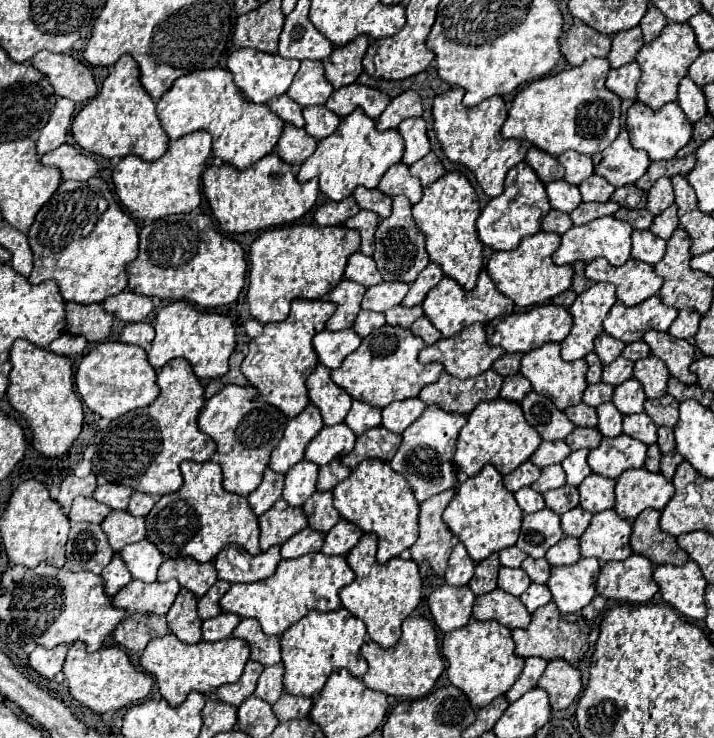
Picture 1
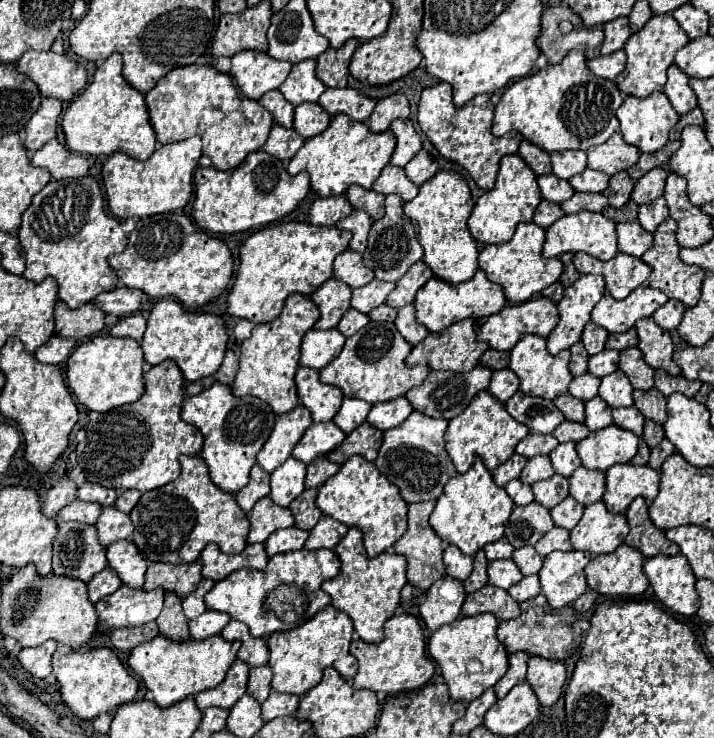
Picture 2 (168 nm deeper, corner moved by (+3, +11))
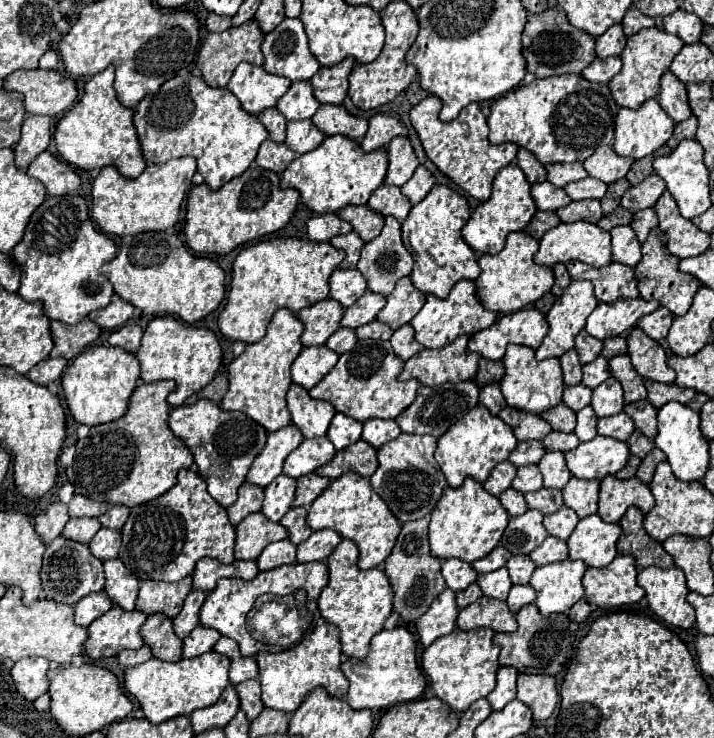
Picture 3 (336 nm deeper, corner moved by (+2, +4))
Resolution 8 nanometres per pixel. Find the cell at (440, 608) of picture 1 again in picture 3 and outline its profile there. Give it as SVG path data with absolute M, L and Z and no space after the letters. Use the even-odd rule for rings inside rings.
M446 589L432 603L432 607L416 621L420 643L428 647L434 639L452 633L456 627L456 617L458 617L458 607L454 601L454 591Z

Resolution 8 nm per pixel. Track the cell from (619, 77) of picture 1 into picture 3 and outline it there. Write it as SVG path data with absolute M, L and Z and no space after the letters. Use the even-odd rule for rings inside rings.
M608 57L608 59L594 59L584 71L582 77L592 83L608 83L622 67L620 57Z

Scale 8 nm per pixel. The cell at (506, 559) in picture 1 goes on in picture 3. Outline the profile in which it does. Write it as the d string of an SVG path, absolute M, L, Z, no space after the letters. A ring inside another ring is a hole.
M496 547L490 555L486 555L486 557L478 559L478 561L474 561L472 567L474 567L480 575L484 575L484 573L490 573L490 571L496 571L496 569L504 567L508 559L510 559L510 551L508 551L506 547Z

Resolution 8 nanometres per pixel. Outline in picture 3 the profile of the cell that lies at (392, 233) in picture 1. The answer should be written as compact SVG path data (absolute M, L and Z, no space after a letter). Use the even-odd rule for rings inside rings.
M388 217L384 221L384 229L382 233L372 239L370 243L364 245L362 253L360 253L360 261L356 265L356 269L366 277L366 283L368 283L368 289L374 291L374 293L380 293L380 295L390 295L394 291L394 285L398 279L410 275L412 271L412 265L414 265L414 259L410 255L410 251L404 247L402 243L402 235L400 235L400 223L394 219L394 217Z

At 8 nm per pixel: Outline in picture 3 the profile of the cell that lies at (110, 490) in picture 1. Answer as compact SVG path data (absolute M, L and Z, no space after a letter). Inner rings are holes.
M76 495L70 503L68 503L68 515L70 517L100 517L102 513L108 511L108 503L98 503L92 501L88 497Z

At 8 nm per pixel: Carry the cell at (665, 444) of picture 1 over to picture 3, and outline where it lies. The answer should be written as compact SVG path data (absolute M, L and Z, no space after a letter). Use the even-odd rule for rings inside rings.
M634 431L634 433L630 435L630 439L626 441L626 445L628 445L630 453L636 455L636 457L640 457L640 459L654 449L654 443L652 443L646 435L642 435L640 431Z

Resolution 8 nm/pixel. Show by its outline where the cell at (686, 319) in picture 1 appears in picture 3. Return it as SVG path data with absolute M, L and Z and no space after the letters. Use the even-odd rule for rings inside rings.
M658 307L654 313L650 315L644 315L642 319L638 319L638 327L648 335L652 337L654 341L660 341L666 337L670 325L672 325L672 319L674 315L670 311L666 311L666 307Z

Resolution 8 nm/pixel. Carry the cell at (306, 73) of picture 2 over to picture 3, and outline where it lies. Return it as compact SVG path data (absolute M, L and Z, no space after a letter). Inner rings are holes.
M308 81L292 83L290 89L284 93L284 97L278 101L276 109L288 119L288 121L300 121L310 119L320 103L312 95L312 85Z

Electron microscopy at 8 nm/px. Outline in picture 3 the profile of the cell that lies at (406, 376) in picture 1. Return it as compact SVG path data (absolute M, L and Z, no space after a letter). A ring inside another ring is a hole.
M358 341L350 353L342 353L334 369L310 389L312 399L332 403L338 413L344 413L360 423L368 419L396 419L416 397L418 381L398 381L404 363L398 361L388 341Z

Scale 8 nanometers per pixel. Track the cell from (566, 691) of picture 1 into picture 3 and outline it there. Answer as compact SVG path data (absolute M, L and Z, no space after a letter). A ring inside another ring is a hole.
M518 675L516 699L530 707L534 719L548 719L560 701L556 679L550 675Z

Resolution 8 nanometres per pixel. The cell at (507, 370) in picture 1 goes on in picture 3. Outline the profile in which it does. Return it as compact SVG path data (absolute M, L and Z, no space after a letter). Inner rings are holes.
M480 359L480 369L474 377L474 381L478 383L478 387L486 387L490 383L498 383L504 375L504 365L502 361L486 361L486 359Z

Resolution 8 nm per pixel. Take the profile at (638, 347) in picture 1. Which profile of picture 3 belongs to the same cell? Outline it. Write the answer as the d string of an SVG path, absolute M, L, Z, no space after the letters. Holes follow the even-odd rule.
M610 337L604 341L604 349L600 355L604 355L606 359L612 359L616 355L624 355L626 349L628 349L628 345L626 345L624 337Z

